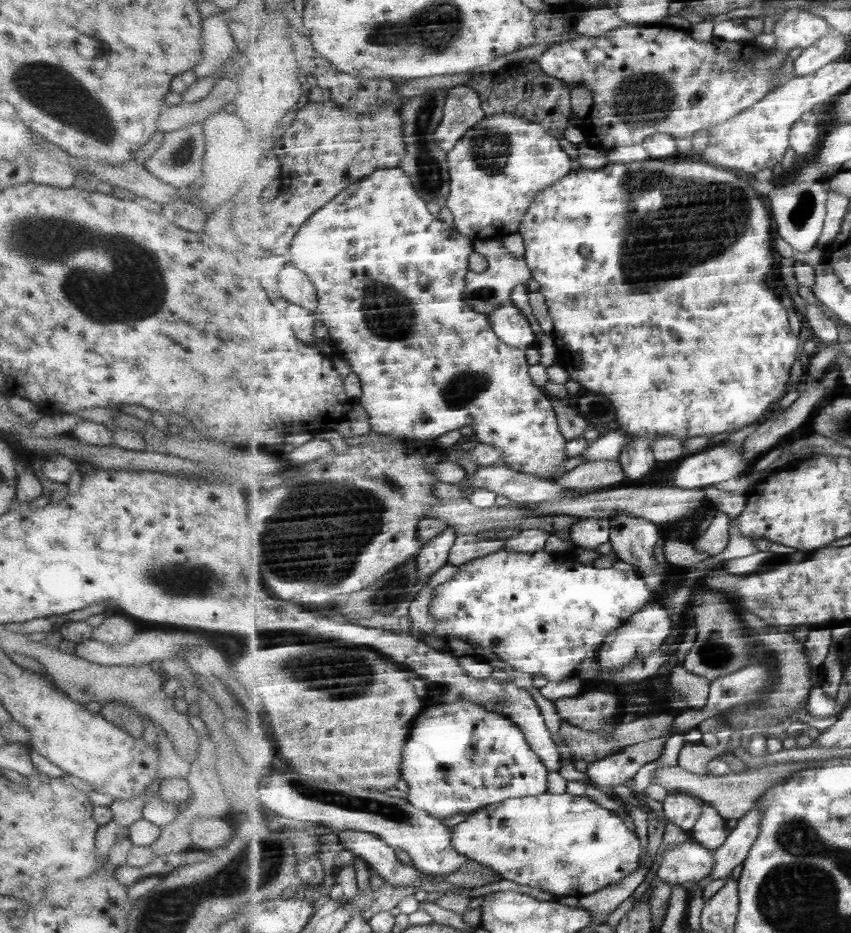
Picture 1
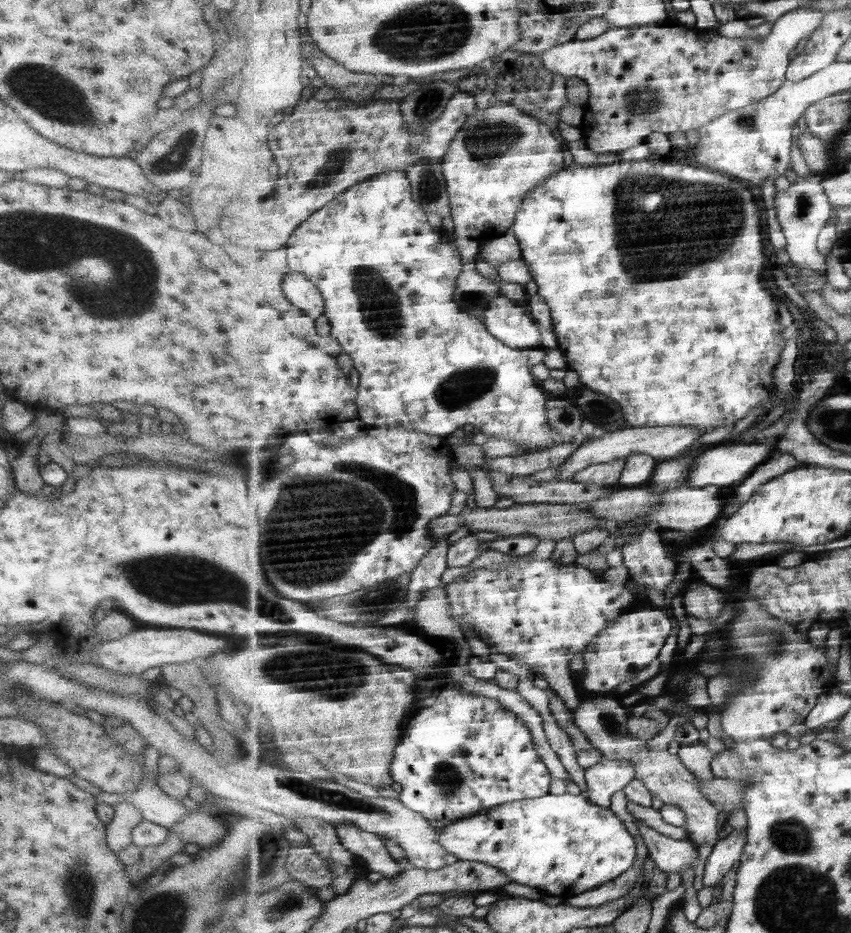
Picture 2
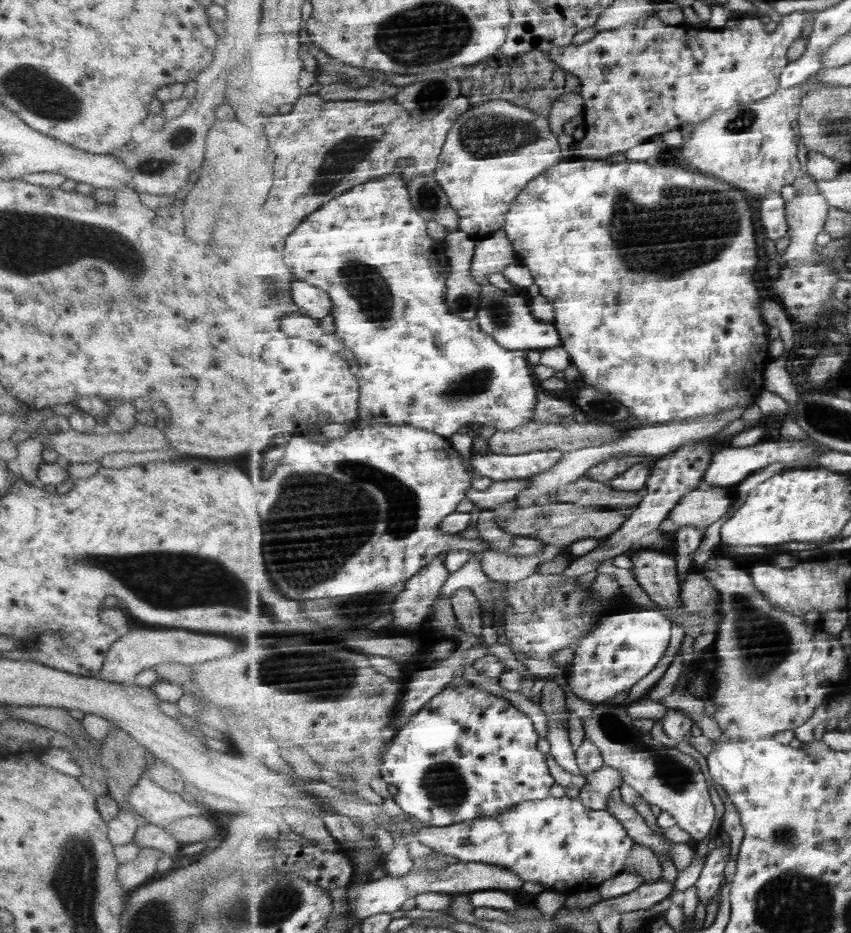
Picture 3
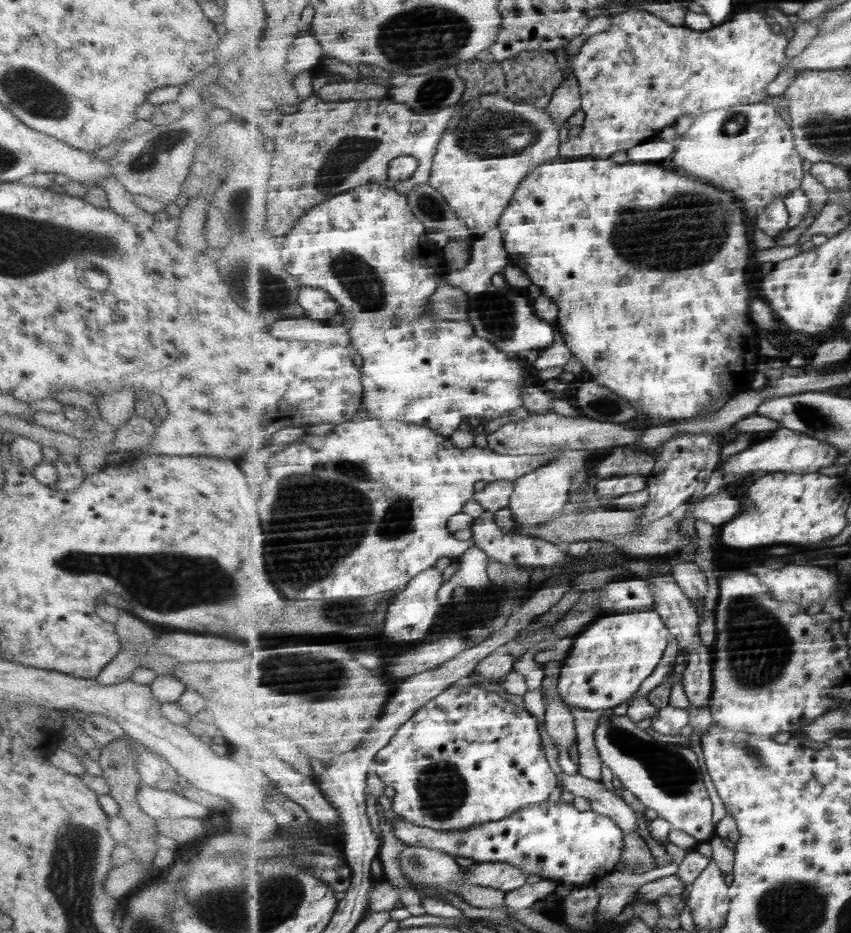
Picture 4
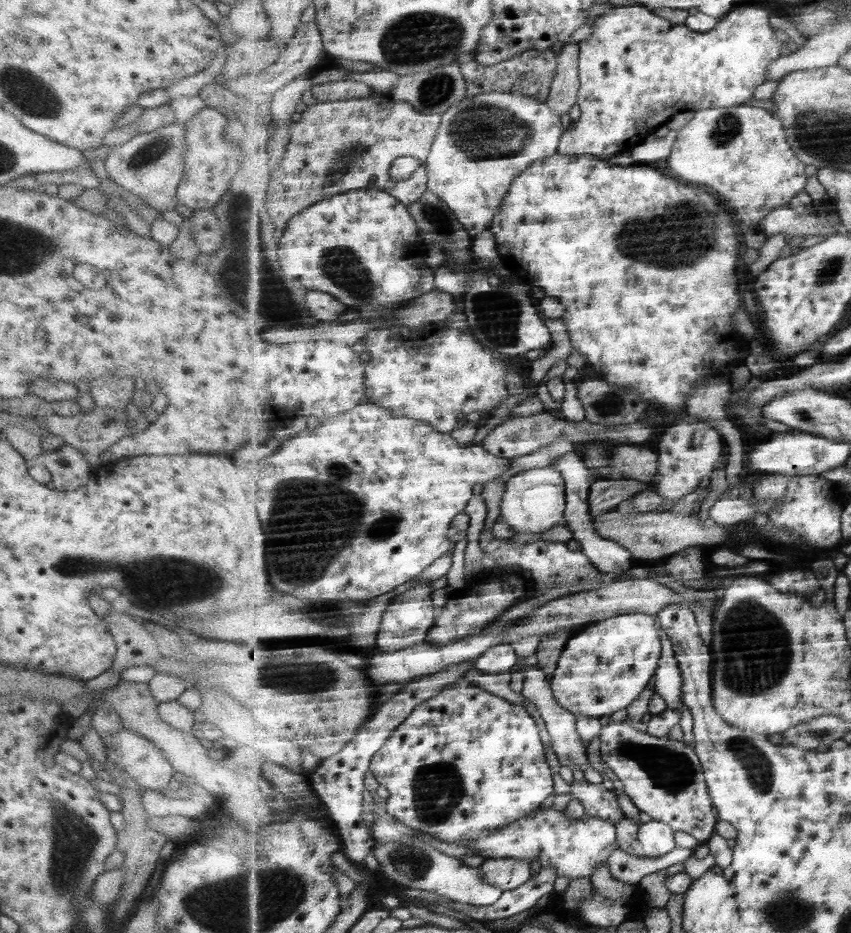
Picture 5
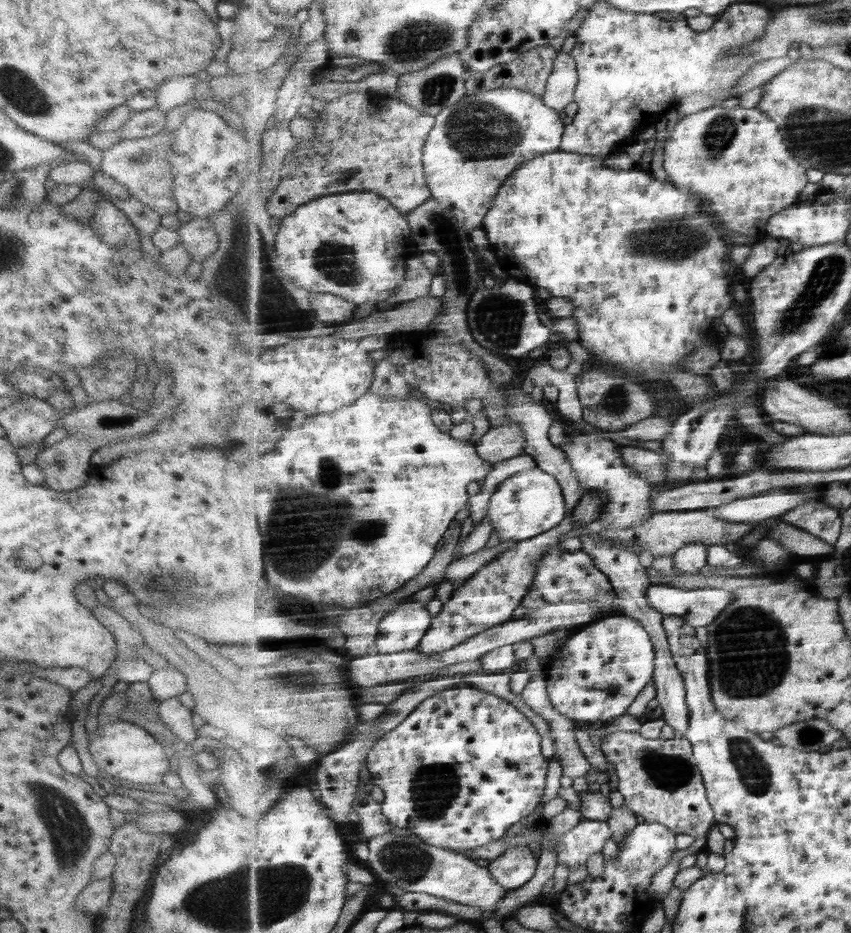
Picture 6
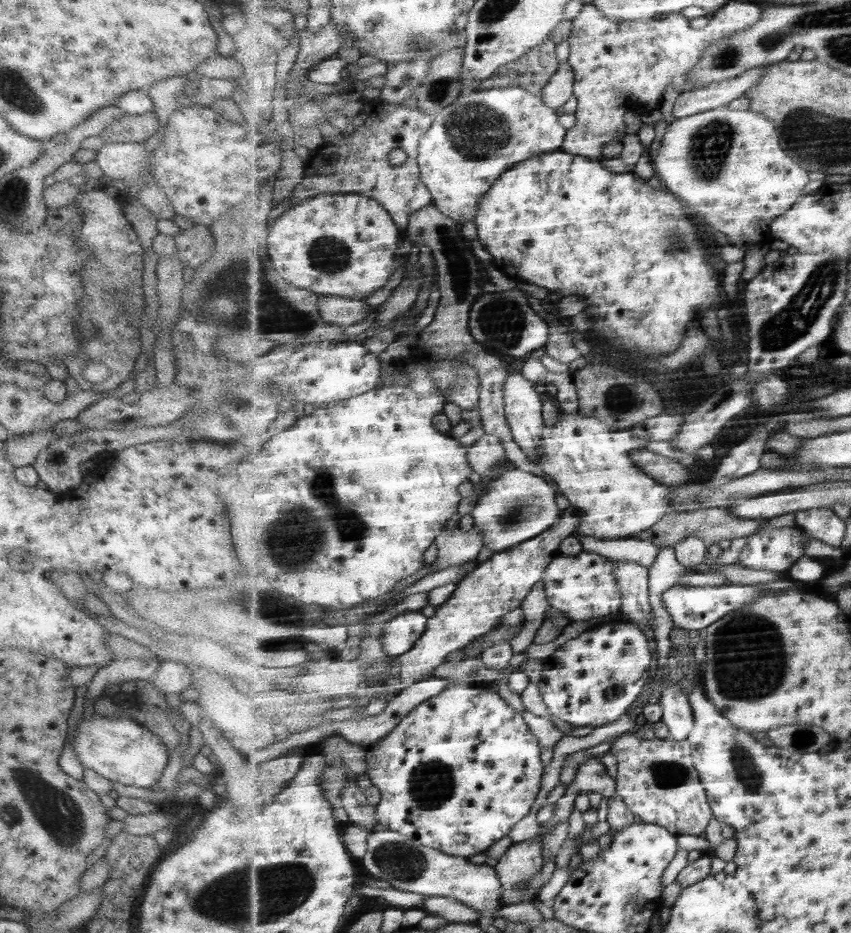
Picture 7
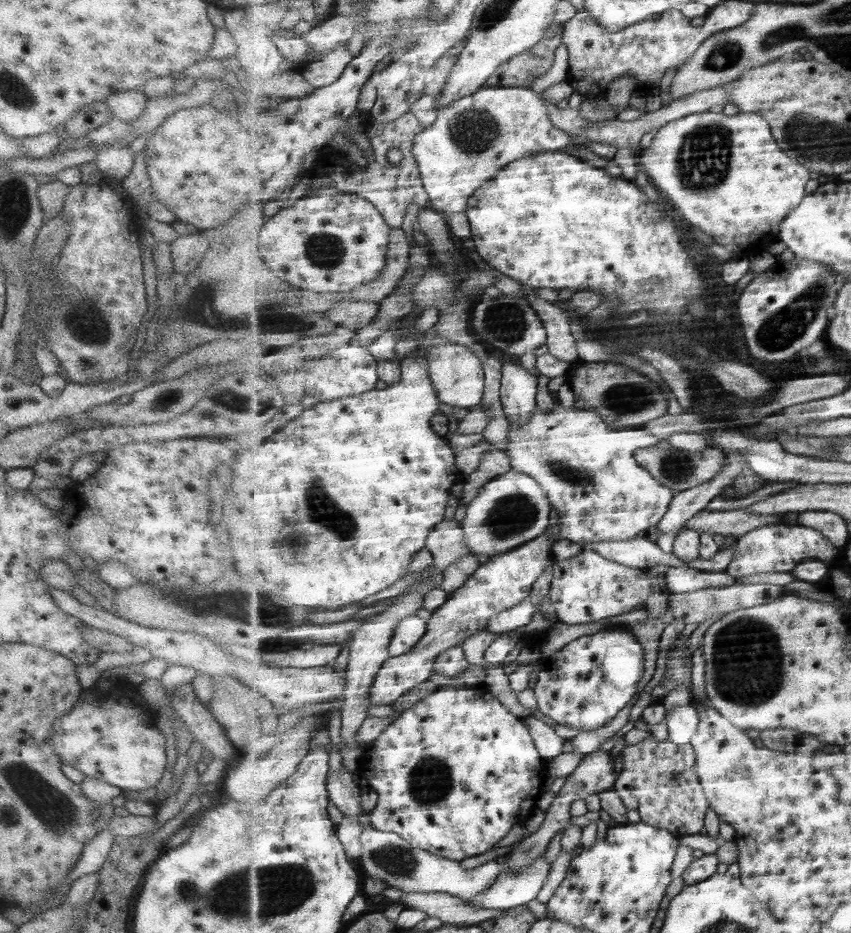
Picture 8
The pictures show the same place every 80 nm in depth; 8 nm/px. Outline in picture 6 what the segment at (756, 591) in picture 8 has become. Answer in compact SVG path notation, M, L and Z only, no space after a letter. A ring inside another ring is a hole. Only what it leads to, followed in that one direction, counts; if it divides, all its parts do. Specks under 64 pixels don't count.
M651 583L646 592L648 603L664 615L686 618L693 626L709 626L721 616L734 599L734 590L698 588L685 590L672 585Z

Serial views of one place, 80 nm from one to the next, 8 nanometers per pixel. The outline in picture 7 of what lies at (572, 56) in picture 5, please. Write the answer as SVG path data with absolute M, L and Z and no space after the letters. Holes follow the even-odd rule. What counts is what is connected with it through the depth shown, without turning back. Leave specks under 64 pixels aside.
M570 62L561 63L558 71L541 92L544 102L554 109L561 108L573 98L575 83L576 74Z

